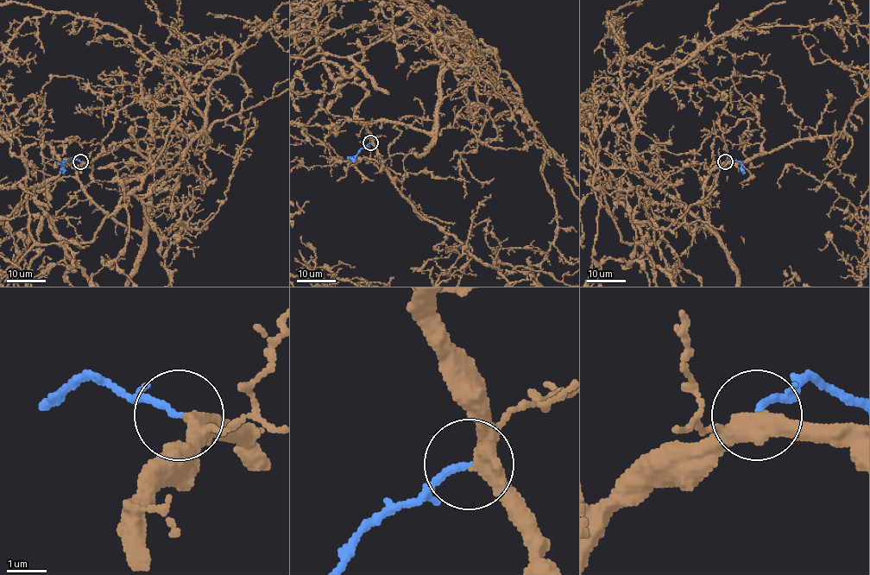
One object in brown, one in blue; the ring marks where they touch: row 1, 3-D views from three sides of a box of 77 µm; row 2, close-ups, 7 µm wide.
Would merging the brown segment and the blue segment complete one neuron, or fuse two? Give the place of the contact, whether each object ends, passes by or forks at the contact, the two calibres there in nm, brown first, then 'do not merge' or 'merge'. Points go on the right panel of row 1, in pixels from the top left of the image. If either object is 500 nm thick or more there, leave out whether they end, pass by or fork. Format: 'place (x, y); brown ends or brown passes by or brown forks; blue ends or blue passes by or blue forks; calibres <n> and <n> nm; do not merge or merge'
place (725, 161); brown passes by; blue ends; calibres 440 and 140 nm; merge

